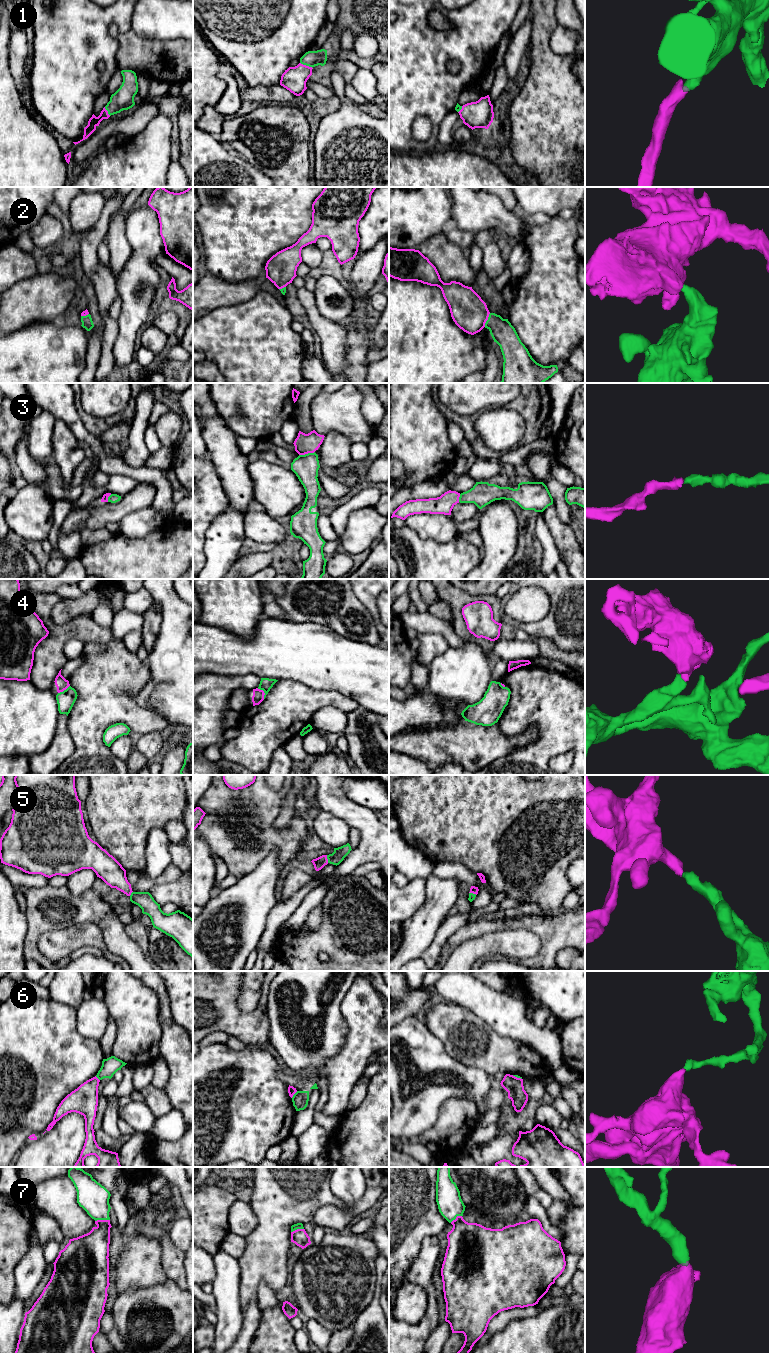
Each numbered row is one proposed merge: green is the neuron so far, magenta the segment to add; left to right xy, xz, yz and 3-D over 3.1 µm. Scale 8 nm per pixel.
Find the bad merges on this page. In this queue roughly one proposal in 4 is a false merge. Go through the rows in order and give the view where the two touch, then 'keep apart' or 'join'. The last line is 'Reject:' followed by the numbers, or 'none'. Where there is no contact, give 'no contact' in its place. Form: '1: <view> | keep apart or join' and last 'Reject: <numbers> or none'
1: xz | join
2: yz | join
3: xz | join
4: xz | join
5: xz | join
6: xz | keep apart
7: xy | join
Reject: 6

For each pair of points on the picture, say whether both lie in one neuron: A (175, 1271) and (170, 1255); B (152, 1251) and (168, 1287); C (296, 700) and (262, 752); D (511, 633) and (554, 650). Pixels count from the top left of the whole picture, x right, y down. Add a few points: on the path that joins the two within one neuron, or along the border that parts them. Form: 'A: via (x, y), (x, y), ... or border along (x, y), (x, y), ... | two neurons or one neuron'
A: via (173, 1267), (172, 1259) | one neuron
B: border along (168, 1278), (160, 1283), (142, 1287) | two neurons
C: via (283, 713), (262, 736), (262, 739) | one neuron
D: via (522, 636), (537, 639), (543, 643) | one neuron

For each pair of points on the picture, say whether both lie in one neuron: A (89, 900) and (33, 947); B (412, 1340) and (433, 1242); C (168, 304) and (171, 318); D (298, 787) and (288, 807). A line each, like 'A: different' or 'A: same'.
A: same
B: same
C: different
D: same

